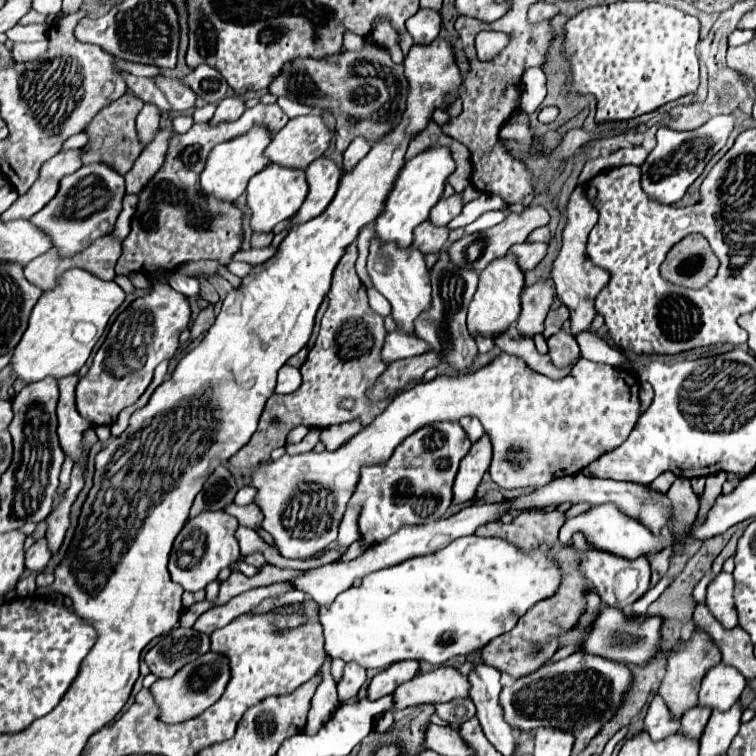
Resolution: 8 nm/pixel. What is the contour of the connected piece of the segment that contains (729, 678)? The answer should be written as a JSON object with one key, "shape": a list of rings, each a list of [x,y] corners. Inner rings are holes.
{"shape":[[[720,662],[712,666],[702,680],[700,704],[716,710],[730,710],[730,706],[740,698],[744,686],[744,676],[734,666]]]}

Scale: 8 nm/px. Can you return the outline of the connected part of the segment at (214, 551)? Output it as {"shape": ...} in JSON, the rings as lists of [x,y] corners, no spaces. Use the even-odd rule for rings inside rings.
{"shape":[[[222,510],[218,512],[202,512],[202,516],[196,516],[194,520],[188,520],[188,524],[182,528],[182,532],[178,534],[176,542],[174,542],[174,548],[172,548],[172,554],[170,554],[170,562],[168,562],[168,570],[170,570],[170,576],[172,576],[172,582],[180,584],[184,590],[188,592],[198,592],[198,590],[204,590],[212,580],[218,578],[218,572],[226,566],[230,566],[232,562],[236,562],[240,558],[240,550],[238,550],[238,542],[234,538],[234,532],[238,528],[238,520]],[[192,532],[200,532],[204,534],[204,540],[206,540],[206,548],[204,548],[204,556],[200,558],[200,562],[190,568],[190,570],[182,570],[178,568],[176,564],[176,558],[178,558],[178,550],[180,550],[180,544],[184,538],[188,538]]]}

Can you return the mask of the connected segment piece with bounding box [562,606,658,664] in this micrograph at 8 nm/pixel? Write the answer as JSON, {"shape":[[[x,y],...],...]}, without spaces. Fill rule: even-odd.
{"shape":[[[608,606],[600,612],[596,622],[590,626],[590,630],[584,630],[582,626],[572,628],[570,632],[566,632],[566,636],[562,636],[562,644],[568,644],[576,638],[584,640],[584,644],[582,644],[584,652],[598,654],[598,656],[618,660],[618,662],[646,664],[646,660],[650,660],[650,656],[654,656],[654,648],[658,648],[658,618],[638,622],[636,618],[626,618],[624,612],[618,612],[616,608]]]}

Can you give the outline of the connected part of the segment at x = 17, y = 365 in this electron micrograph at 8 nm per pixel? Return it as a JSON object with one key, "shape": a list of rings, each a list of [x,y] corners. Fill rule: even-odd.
{"shape":[[[82,268],[66,270],[56,282],[54,290],[48,290],[40,296],[38,304],[34,306],[34,312],[30,314],[28,328],[18,348],[14,348],[12,368],[16,378],[32,382],[32,380],[42,380],[46,376],[64,378],[78,374],[78,370],[86,364],[98,336],[104,332],[110,316],[124,302],[124,298],[126,294],[116,282],[100,280],[98,276]],[[76,322],[92,322],[98,328],[98,334],[90,344],[80,344],[72,338],[72,328]]]}

